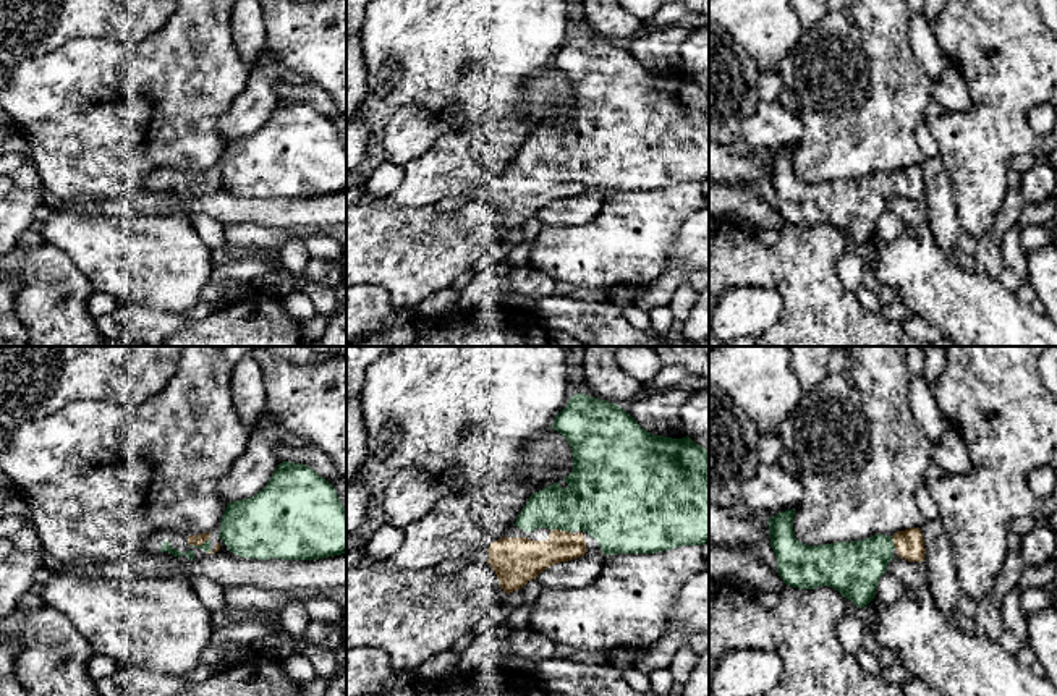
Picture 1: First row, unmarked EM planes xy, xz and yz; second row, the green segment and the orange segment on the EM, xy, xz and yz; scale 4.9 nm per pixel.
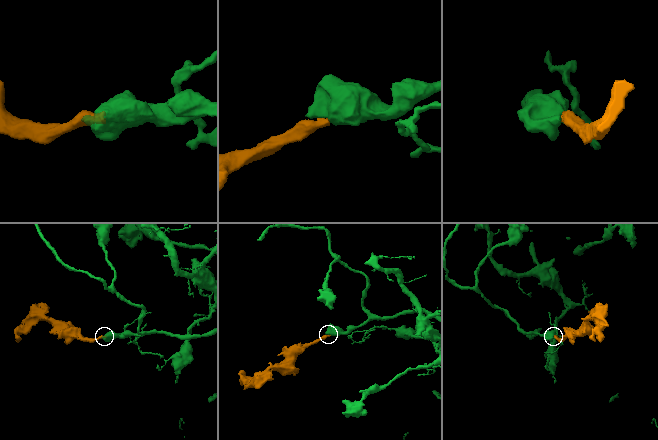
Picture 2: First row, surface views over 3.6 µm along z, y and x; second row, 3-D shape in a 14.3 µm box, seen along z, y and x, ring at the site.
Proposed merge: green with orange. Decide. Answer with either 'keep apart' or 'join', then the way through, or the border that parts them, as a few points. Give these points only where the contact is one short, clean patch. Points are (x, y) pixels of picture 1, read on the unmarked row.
join | across xz (601, 136), (588, 141), (562, 167), (541, 191), (522, 196)

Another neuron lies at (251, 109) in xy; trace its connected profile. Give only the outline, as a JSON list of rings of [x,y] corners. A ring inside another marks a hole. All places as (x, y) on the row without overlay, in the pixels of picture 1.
[[[267,45],[249,73],[244,91],[233,100],[220,120],[220,133],[230,141],[254,134],[278,105],[280,73],[285,70],[278,55]]]

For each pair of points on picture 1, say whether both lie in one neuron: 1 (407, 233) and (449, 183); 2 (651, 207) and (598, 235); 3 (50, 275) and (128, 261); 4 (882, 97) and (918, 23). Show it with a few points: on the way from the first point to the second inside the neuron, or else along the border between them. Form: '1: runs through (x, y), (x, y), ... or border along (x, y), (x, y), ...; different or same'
1: border along (434, 204), (392, 206); different
2: runs through (638, 219), (622, 235), (611, 235); same
3: border along (52, 245), (73, 263), (93, 290); different
4: border along (908, 16), (908, 44), (928, 75); different

